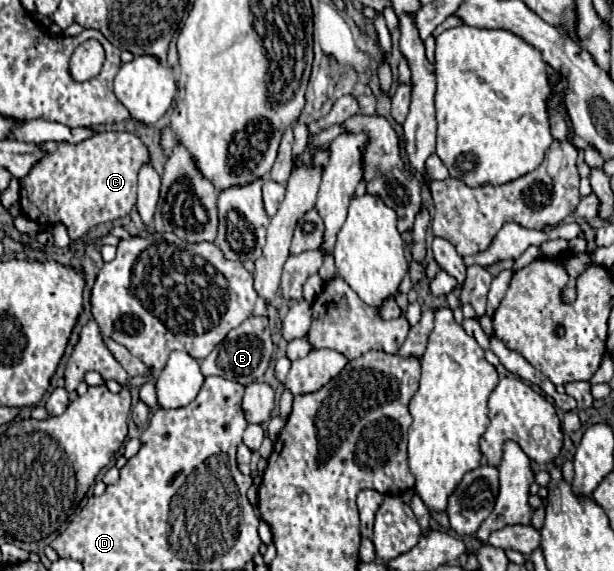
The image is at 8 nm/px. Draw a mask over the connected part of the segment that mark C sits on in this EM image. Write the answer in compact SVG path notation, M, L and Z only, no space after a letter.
M100 132L92 140L84 140L84 144L44 142L40 146L46 150L46 156L20 180L20 208L30 220L38 224L64 222L70 238L80 240L92 226L122 218L136 204L136 172L140 164L144 164L148 152L138 136L128 132Z

